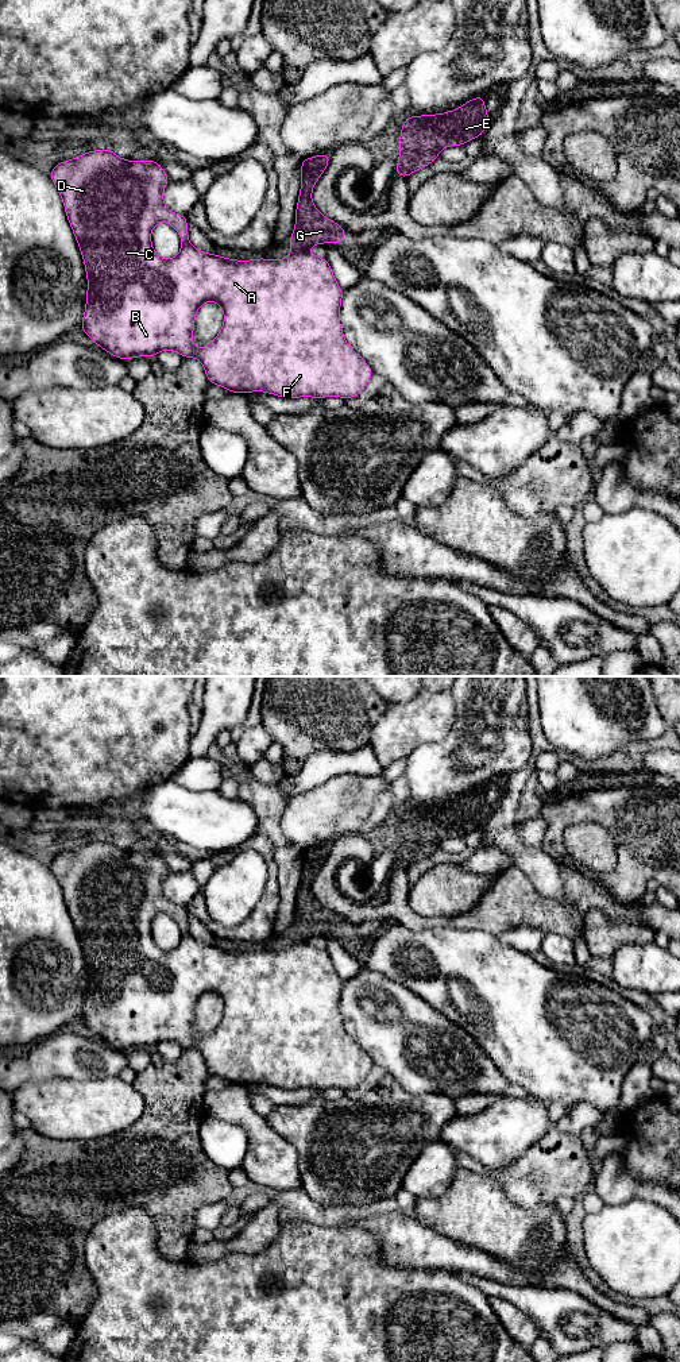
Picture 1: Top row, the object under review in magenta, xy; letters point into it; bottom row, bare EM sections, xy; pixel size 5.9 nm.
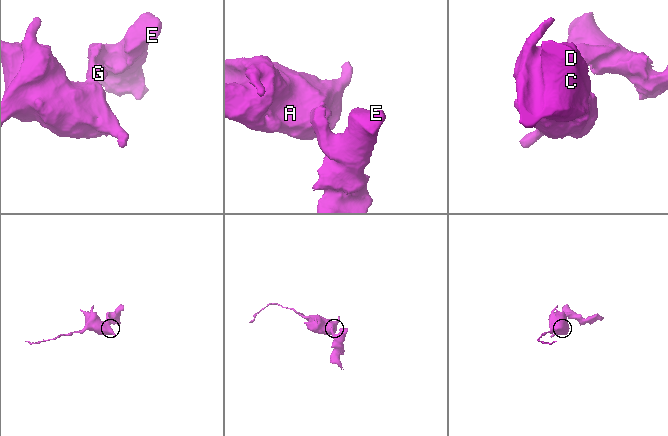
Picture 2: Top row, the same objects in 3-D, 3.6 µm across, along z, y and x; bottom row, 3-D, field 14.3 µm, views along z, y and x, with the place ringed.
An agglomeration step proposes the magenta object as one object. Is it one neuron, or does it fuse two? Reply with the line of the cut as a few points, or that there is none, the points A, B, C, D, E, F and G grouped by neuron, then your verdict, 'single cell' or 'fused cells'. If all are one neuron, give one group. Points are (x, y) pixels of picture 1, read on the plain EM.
xy (293, 938), (305, 941) | A B C D F / E G | fused cells

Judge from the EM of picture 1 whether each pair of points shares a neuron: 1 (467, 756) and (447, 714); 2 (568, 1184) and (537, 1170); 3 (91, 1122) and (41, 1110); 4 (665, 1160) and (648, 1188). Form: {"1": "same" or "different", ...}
{"1": "different", "2": "same", "3": "same", "4": "different"}

